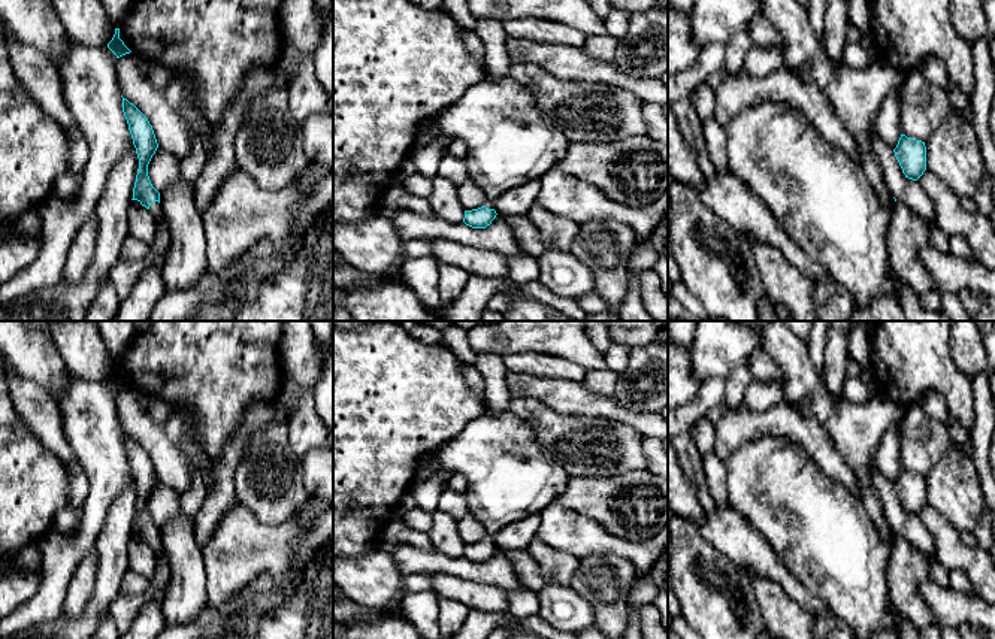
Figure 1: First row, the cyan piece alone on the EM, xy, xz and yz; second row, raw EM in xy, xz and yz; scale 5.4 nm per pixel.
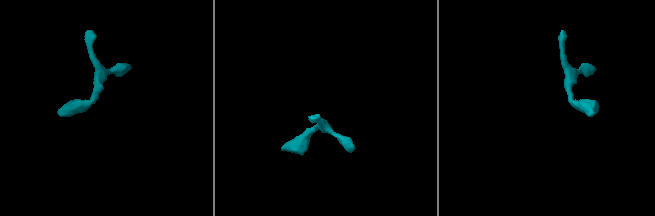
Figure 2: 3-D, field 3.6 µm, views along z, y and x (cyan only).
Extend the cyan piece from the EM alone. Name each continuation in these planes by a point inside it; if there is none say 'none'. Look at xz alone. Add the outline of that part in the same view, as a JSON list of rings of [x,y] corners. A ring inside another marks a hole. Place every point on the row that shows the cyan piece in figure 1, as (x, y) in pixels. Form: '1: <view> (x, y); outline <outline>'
1: xz (510, 142); outline [[[509,75],[478,81],[438,119],[441,136],[466,143],[469,179],[484,191],[489,209],[503,193],[539,181],[569,146],[541,113],[532,90]]]

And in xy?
1: xy (156, 208); outline [[[154,202],[151,206],[149,206],[149,211],[154,216],[154,219],[164,219],[164,212],[163,212],[163,208],[158,202]]]

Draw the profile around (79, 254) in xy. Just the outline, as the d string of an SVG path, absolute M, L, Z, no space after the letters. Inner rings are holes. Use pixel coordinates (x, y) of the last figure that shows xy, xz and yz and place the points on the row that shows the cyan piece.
M93 215L81 225L69 249L67 261L61 273L61 279L66 284L78 284L79 281L82 281L91 261L96 237L97 219Z

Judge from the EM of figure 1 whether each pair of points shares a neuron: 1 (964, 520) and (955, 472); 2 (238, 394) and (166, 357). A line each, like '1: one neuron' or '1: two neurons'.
1: one neuron
2: one neuron

